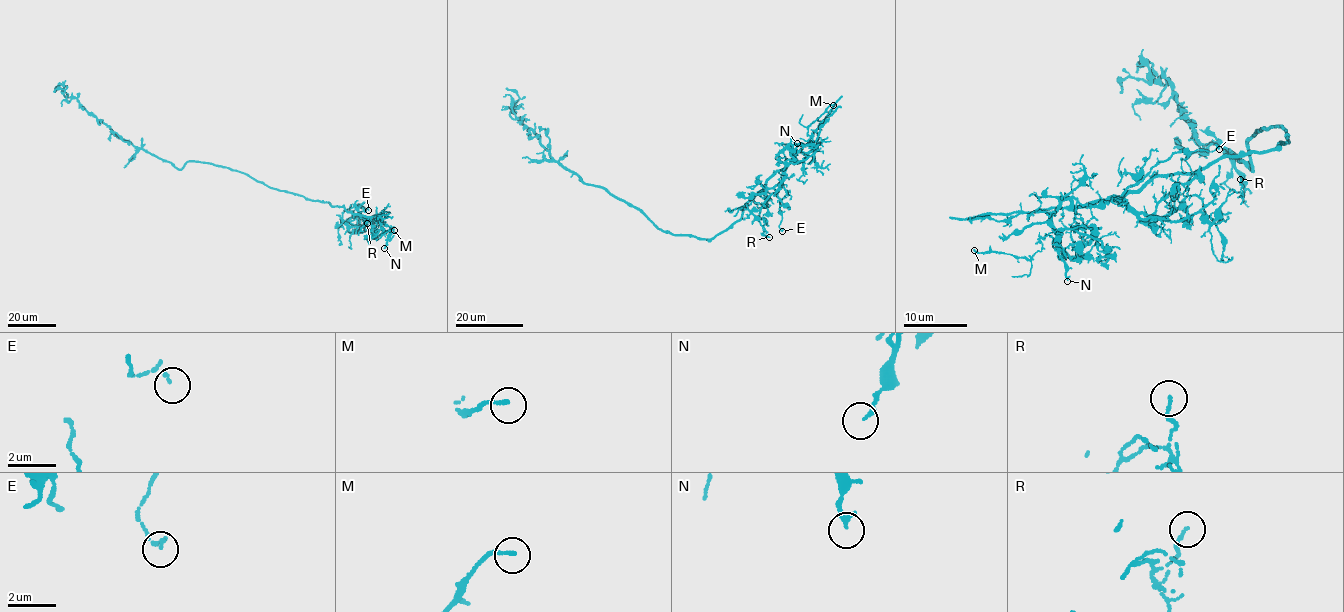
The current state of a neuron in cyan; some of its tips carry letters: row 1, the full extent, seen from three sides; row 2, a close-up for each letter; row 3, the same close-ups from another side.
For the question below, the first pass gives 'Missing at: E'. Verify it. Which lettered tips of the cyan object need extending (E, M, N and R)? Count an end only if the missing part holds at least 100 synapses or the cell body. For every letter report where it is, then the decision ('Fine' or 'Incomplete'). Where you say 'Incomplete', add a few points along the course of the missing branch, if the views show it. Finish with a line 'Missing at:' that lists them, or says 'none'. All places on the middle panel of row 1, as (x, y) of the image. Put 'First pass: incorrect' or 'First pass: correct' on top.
First pass: incorrect
E: Place: (782, 231). Fine
M: Place: (833, 105). Fine
N: Place: (797, 143). Fine
R: Place: (769, 237). Fine
Missing at: none

